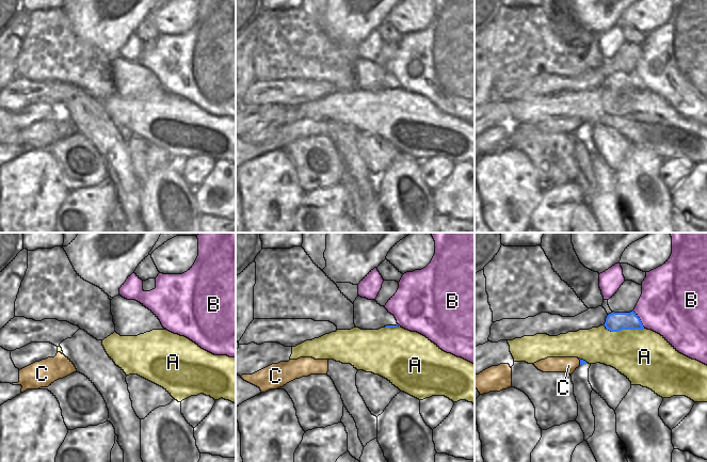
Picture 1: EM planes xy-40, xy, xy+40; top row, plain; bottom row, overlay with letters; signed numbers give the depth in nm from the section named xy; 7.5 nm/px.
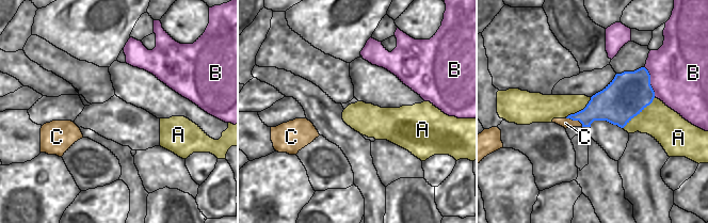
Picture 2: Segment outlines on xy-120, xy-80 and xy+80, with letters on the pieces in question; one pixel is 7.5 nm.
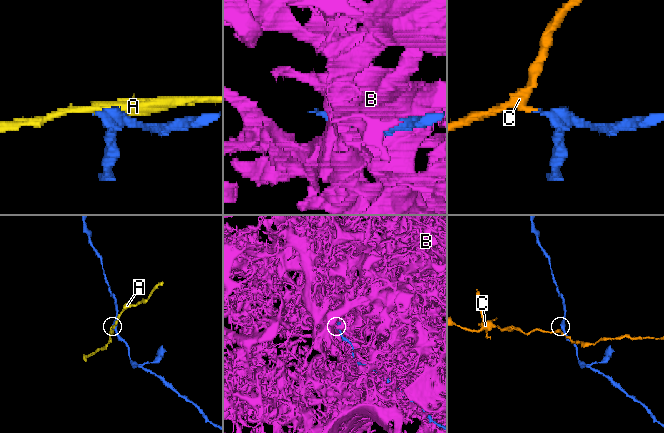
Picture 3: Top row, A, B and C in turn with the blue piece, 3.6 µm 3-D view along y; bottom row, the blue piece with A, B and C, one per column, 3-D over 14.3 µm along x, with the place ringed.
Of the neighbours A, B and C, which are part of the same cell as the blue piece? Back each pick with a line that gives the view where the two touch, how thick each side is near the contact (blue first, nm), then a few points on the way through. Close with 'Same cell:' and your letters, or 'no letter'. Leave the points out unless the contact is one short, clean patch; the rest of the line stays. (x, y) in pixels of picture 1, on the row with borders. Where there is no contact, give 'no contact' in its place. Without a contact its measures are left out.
Same cell: no letter

